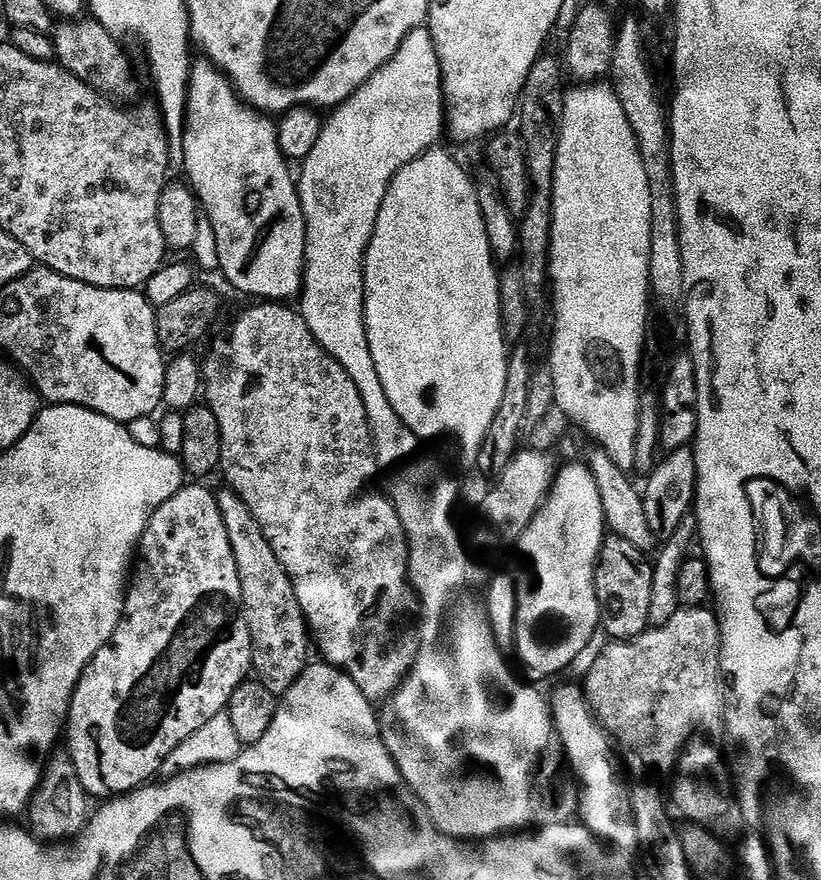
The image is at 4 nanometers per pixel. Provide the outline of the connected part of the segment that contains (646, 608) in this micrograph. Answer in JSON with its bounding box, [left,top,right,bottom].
[596,534,653,641]

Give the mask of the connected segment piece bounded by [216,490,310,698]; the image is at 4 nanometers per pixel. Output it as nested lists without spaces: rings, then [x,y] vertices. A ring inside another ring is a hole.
[[[231,490],[221,491],[216,501],[222,510],[222,522],[226,522],[226,534],[230,534],[230,546],[234,550],[234,562],[242,582],[244,614],[248,617],[252,635],[252,667],[266,690],[280,698],[290,690],[290,686],[294,686],[310,663],[308,621],[304,619],[304,611],[282,562],[278,562],[266,534],[246,502]]]

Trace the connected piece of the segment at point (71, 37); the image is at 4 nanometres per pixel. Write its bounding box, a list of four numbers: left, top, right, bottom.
[52,18,138,102]

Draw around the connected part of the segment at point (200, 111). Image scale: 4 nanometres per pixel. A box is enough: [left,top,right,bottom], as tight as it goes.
[182,63,308,302]

